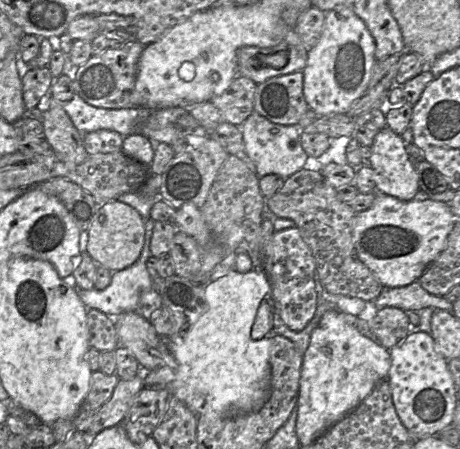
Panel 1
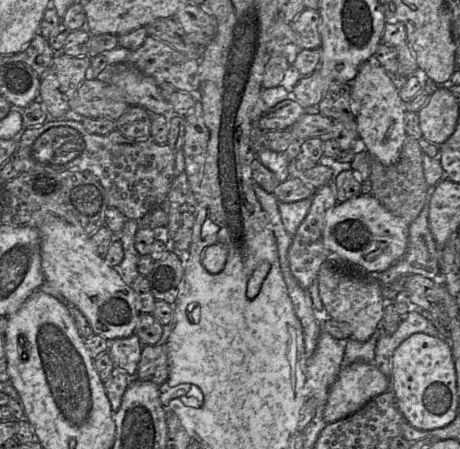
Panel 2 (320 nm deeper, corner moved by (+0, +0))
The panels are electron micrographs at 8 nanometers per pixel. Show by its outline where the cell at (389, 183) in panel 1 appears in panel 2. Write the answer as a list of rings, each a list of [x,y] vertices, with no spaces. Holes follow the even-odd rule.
[[[374,59],[365,61],[351,82],[351,98],[355,109],[355,121],[365,150],[385,166],[395,164],[400,157],[406,138],[406,103],[399,96],[399,85]]]

